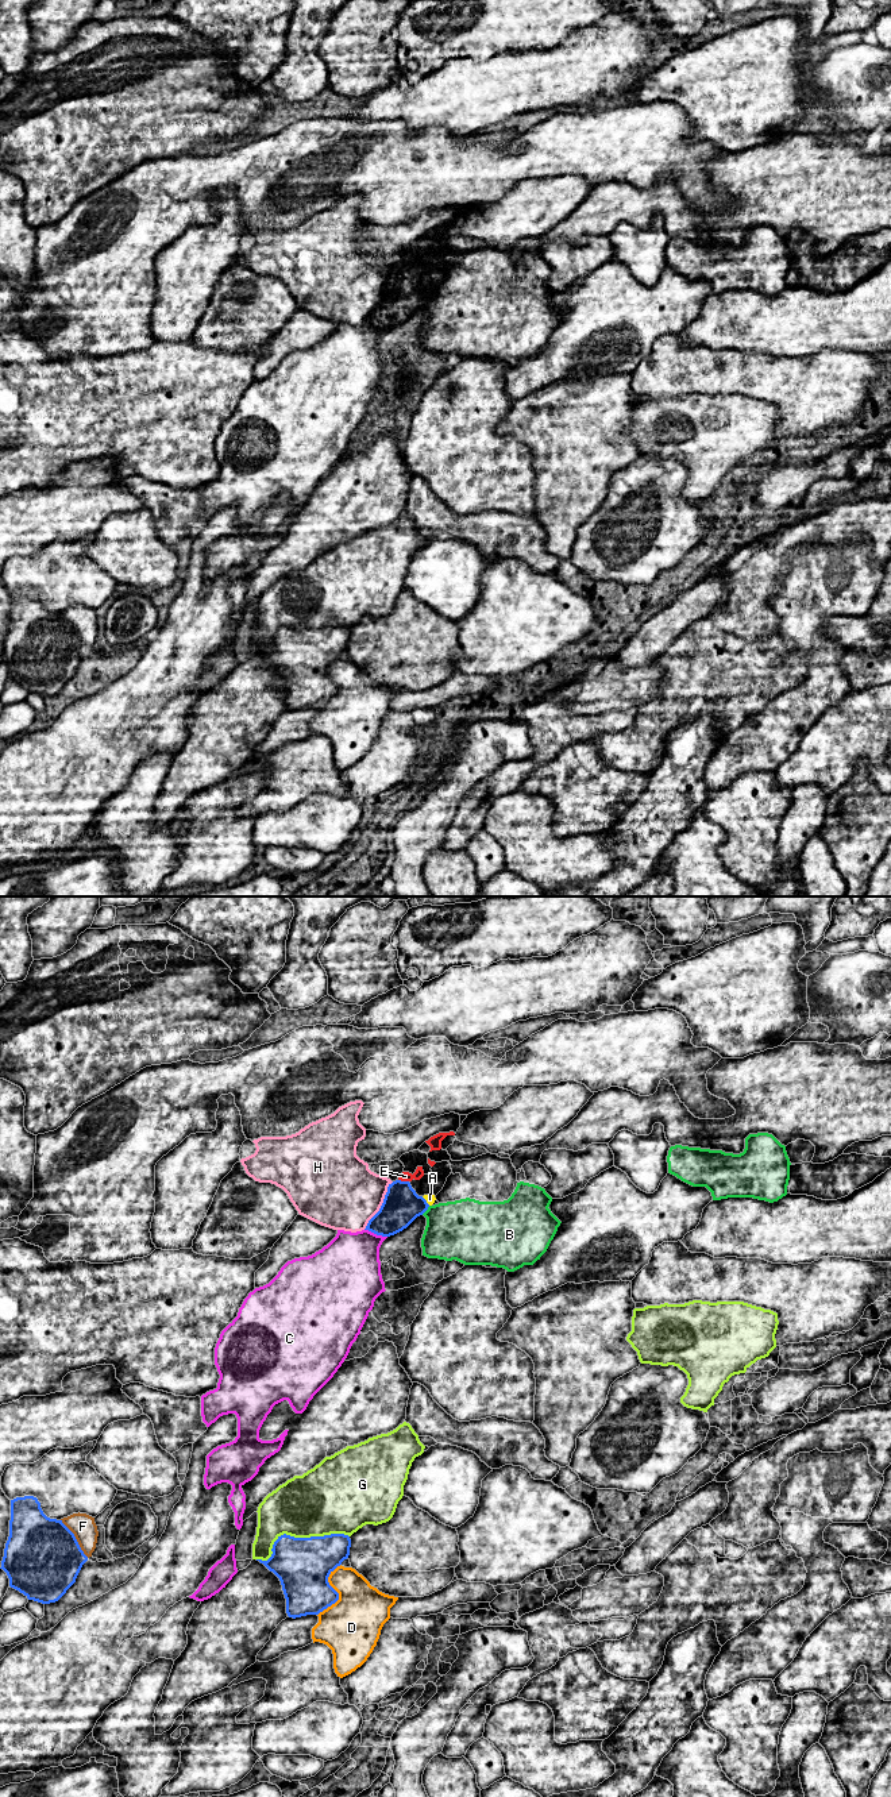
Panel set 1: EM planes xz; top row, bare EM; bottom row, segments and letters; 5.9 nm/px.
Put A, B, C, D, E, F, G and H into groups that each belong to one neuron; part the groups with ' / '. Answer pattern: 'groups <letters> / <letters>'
groups A B / C / D / E / F / G / H

